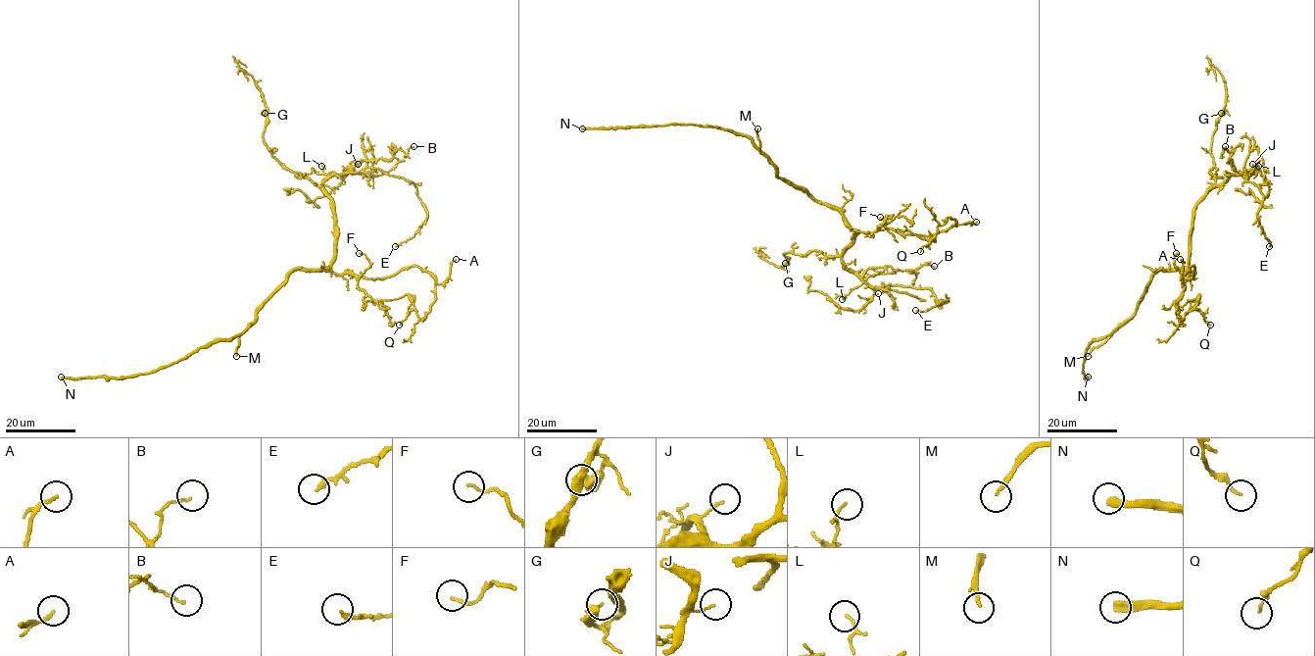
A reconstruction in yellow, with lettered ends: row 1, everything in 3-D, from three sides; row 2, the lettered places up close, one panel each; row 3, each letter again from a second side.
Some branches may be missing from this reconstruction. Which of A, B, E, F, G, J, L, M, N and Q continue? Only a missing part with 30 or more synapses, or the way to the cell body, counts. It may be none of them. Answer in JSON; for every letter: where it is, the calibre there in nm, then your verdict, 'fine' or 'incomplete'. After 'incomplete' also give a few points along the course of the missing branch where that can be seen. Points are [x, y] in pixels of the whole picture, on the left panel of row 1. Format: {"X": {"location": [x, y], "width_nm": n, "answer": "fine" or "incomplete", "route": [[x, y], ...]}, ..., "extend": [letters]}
{"A": {"location": [456, 259], "width_nm": 150, "answer": "fine"}, "B": {"location": [413, 146], "width_nm": 110, "answer": "fine"}, "E": {"location": [395, 246], "width_nm": 240, "answer": "fine"}, "F": {"location": [359, 253], "width_nm": 130, "answer": "fine"}, "G": {"location": [265, 113], "width_nm": 440, "answer": "fine"}, "J": {"location": [358, 164], "width_nm": 100, "answer": "fine"}, "L": {"location": [321, 166], "width_nm": 70, "answer": "fine"}, "M": {"location": [236, 356], "width_nm": 150, "answer": "incomplete"}, "N": {"location": [61, 377], "width_nm": 400, "answer": "incomplete"}, "Q": {"location": [399, 325], "width_nm": 110, "answer": "fine"}, "extend": ["M", "N"]}

